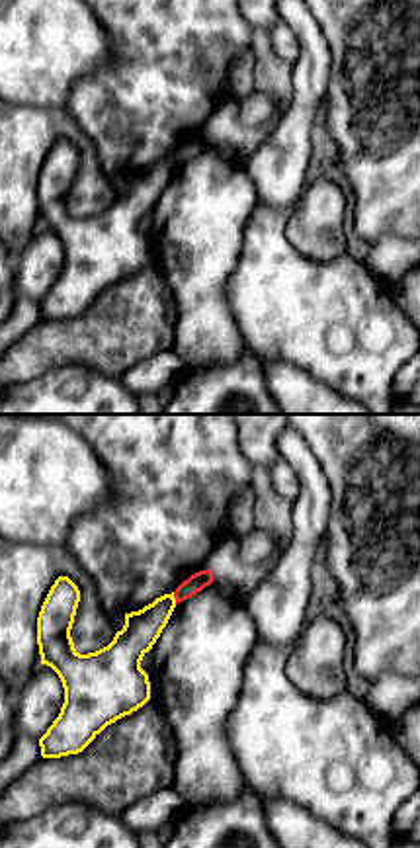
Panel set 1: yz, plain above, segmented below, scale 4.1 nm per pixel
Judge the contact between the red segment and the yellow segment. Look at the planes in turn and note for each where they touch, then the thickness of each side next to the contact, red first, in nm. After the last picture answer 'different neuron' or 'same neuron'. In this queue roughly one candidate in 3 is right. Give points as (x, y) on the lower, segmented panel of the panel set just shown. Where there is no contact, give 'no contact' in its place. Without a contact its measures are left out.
(174, 596) | 80/150 nm

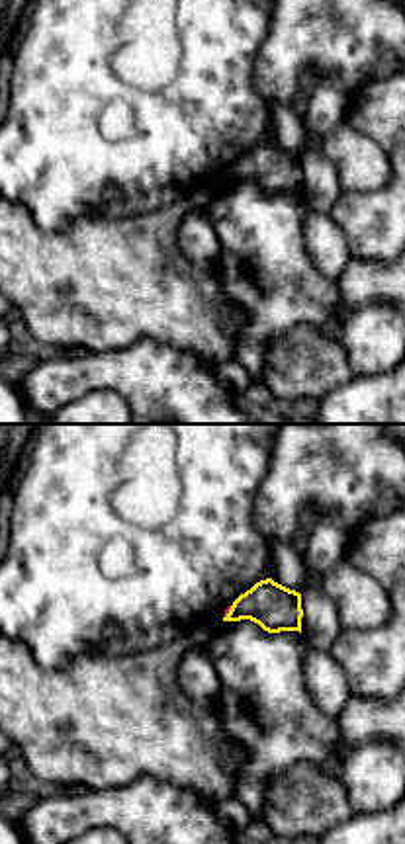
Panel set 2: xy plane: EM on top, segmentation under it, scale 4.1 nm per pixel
(227, 612) | 20/190 nm

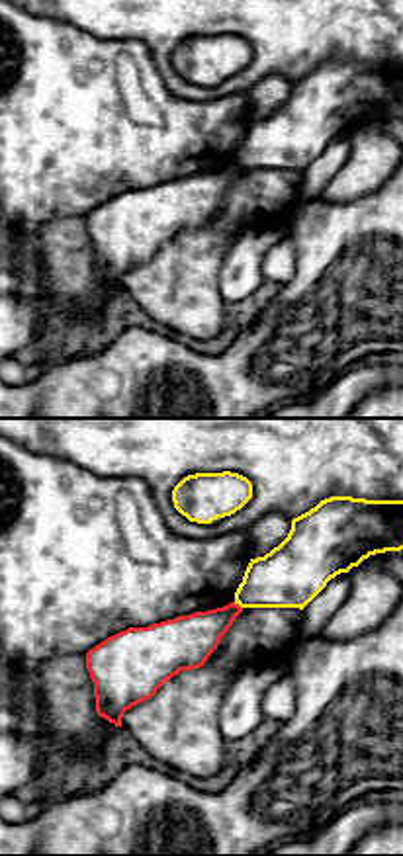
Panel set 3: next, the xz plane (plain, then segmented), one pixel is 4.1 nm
(237, 604) | 200/260 nm

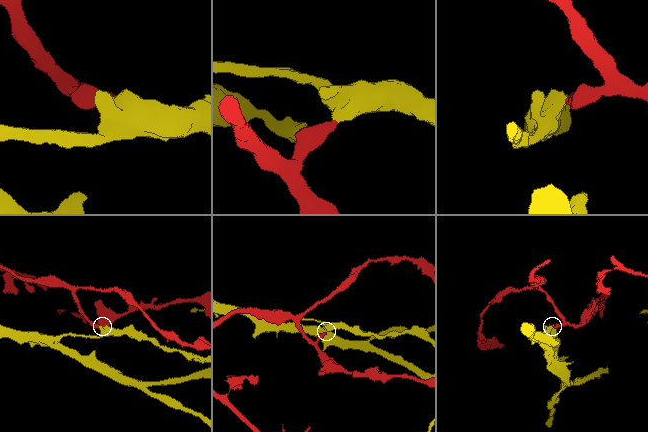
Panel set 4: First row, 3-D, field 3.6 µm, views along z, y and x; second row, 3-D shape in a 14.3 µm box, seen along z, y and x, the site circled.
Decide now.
different neuron

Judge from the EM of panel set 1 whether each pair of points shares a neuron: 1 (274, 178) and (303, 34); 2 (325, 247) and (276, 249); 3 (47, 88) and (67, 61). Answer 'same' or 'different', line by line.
1: same
2: different
3: same

